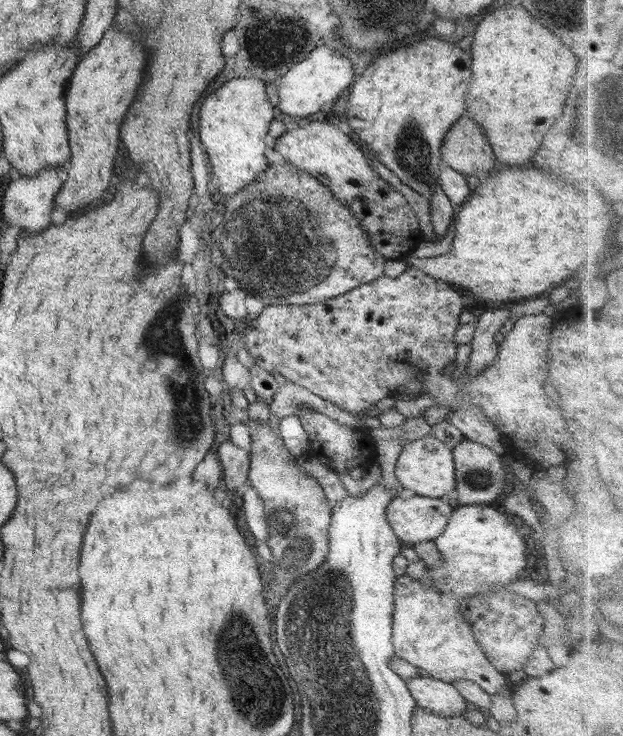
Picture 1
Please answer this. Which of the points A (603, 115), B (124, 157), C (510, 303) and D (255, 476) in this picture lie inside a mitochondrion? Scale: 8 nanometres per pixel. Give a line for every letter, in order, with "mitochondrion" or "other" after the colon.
A: mitochondrion
B: other
C: other
D: other

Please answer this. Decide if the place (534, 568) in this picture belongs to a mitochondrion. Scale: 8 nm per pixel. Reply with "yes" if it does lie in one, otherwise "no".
no

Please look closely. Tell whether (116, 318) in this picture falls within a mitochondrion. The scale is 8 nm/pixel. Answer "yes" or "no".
no

